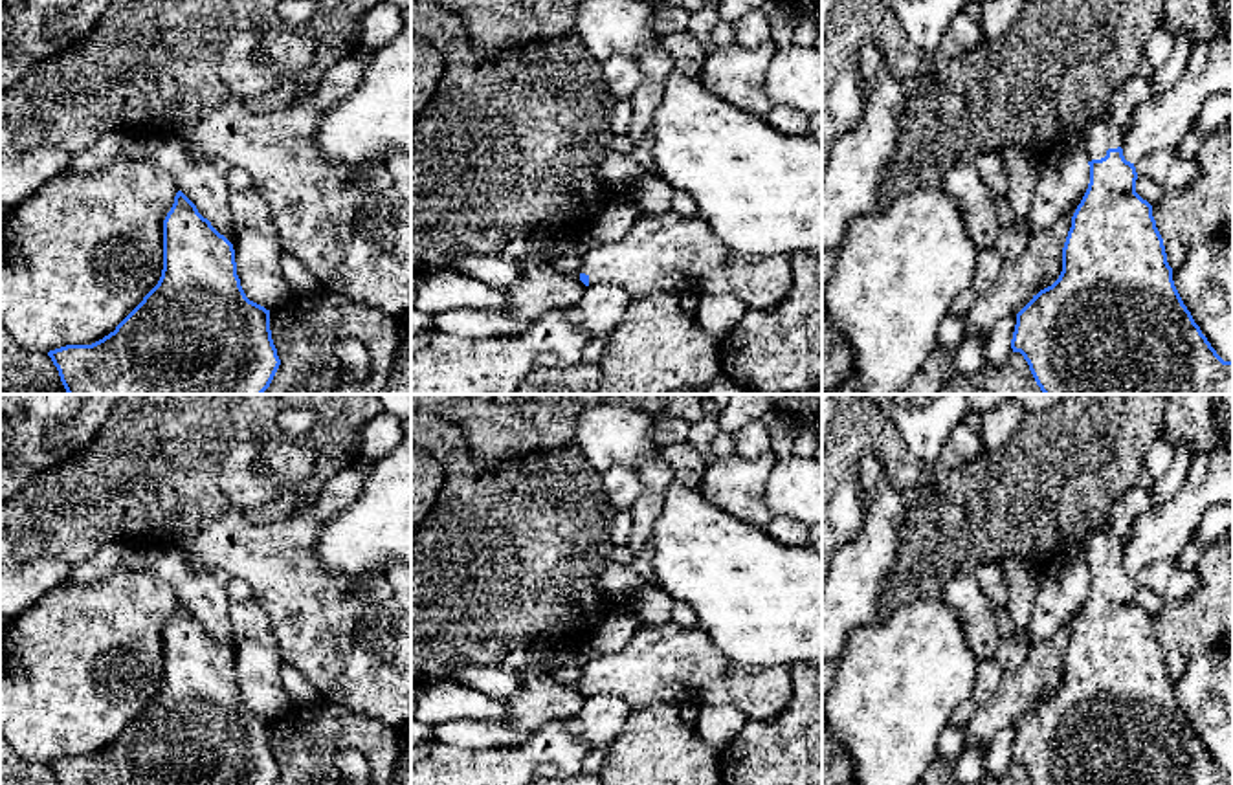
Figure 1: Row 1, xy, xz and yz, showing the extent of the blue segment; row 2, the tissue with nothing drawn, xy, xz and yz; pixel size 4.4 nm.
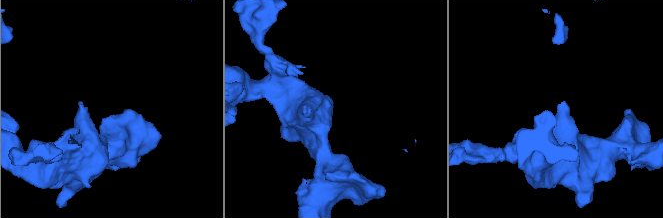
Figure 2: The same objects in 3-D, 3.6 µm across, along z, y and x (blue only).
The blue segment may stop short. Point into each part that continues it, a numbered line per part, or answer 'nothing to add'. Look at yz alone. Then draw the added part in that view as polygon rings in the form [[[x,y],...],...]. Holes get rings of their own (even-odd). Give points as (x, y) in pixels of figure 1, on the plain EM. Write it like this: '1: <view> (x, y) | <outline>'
1: yz (1101, 545) | [[[1099,528],[1092,532],[1083,541],[1083,556],[1086,559],[1088,572],[1101,570],[1106,567],[1108,559],[1121,558],[1123,547],[1125,543],[1106,528]]]

